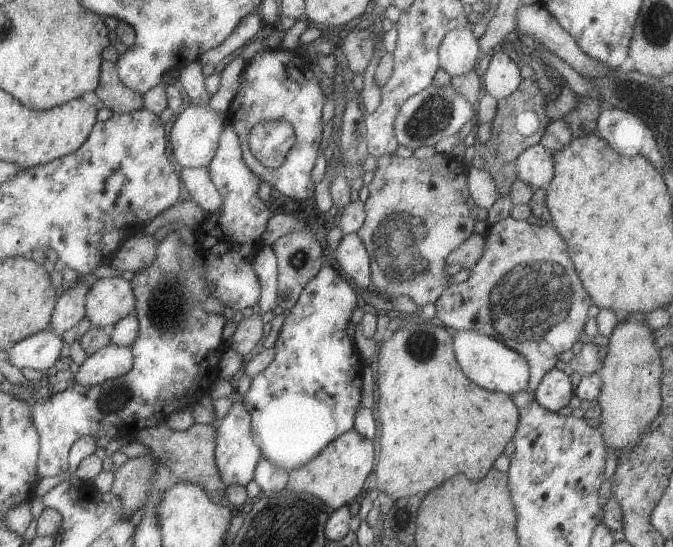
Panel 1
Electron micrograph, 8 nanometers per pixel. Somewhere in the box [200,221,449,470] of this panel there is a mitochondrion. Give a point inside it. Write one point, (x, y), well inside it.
(423, 346)

